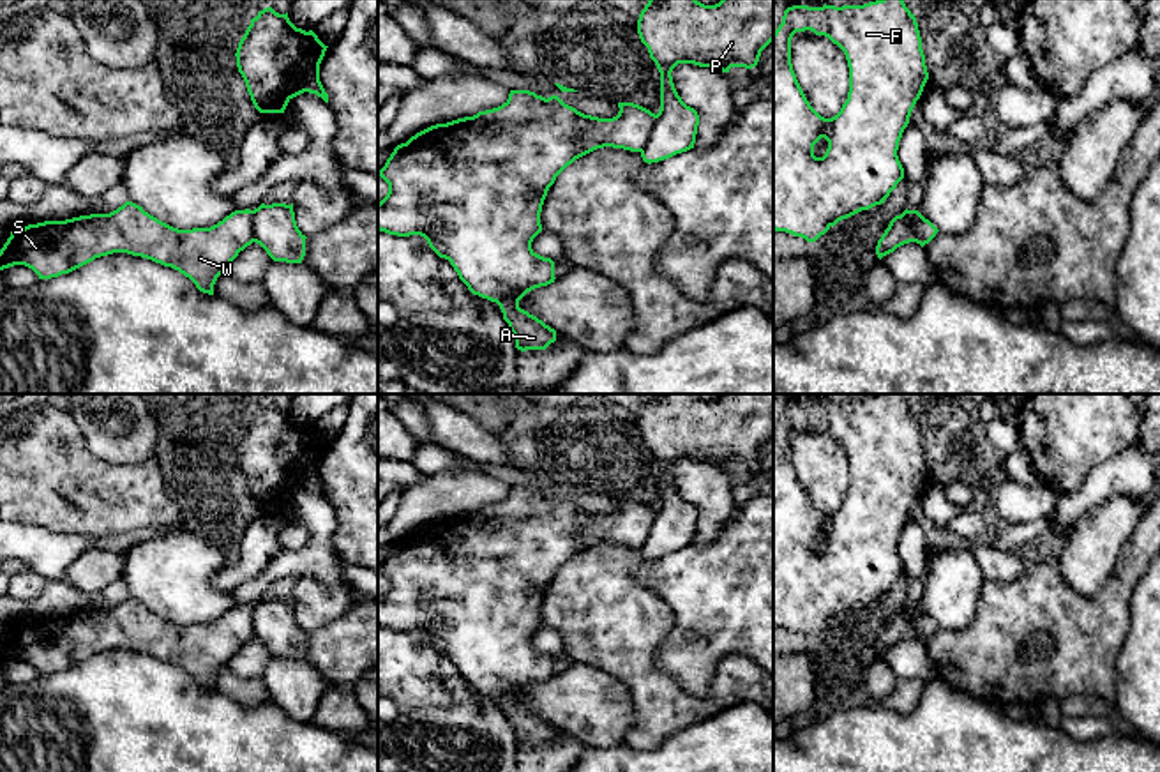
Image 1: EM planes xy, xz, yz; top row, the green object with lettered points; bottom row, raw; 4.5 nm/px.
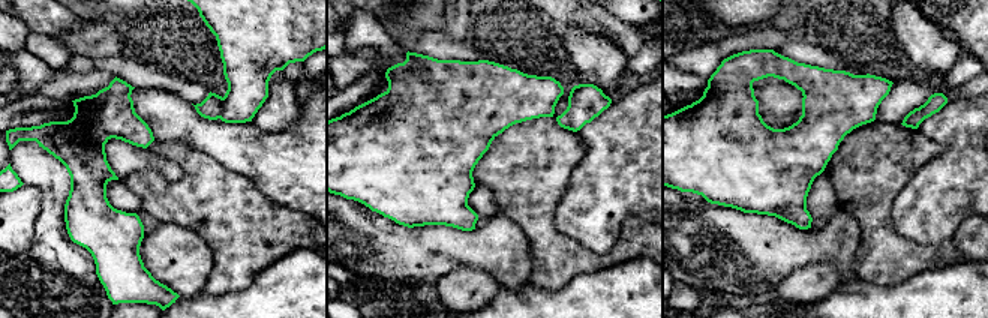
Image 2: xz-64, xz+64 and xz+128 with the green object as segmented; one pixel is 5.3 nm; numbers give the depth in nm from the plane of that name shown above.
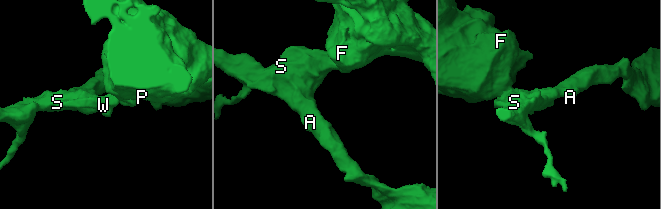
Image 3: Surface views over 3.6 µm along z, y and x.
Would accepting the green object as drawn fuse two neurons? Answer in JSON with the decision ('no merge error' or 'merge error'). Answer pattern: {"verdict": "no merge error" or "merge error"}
{"verdict": "merge error"}

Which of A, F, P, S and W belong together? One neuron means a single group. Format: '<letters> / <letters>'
A S W / F P

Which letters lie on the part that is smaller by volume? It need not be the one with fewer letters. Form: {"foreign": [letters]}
{"foreign": ["A", "S", "W"]}

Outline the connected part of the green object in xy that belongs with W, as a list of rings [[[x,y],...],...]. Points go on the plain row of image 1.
[[[125,597],[109,609],[90,609],[65,617],[44,617],[11,627],[0,645],[0,666],[25,661],[39,675],[51,675],[69,670],[95,654],[113,648],[127,648],[171,662],[189,673],[203,689],[214,691],[214,680],[230,659],[254,638],[254,606],[235,606],[210,624],[178,625],[143,606],[143,602]]]

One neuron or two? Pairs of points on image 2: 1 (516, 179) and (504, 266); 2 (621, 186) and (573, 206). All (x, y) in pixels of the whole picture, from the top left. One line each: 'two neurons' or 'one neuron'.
1: two neurons
2: one neuron

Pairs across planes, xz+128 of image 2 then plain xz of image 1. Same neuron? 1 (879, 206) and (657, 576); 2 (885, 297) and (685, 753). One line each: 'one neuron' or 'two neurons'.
1: two neurons
2: one neuron

